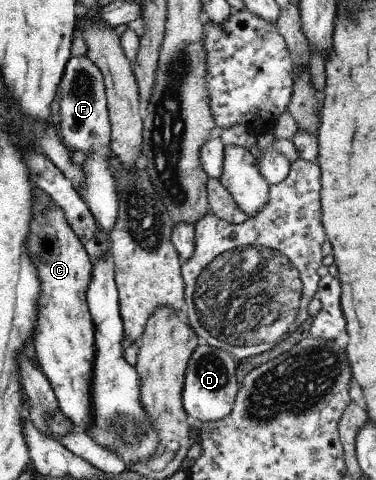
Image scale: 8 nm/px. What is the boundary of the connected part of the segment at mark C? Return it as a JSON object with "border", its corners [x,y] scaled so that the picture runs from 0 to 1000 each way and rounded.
{"border":[[[144,419],[85,450],[69,515],[85,535],[85,548],[96,552],[106,588],[101,665],[96,665],[101,677],[96,677],[96,702],[90,702],[101,767],[146,815],[160,856],[207,896],[223,896],[231,902],[245,881],[242,790],[255,735],[250,675],[231,633],[231,602],[245,581],[250,544],[186,473],[168,435]]]}

